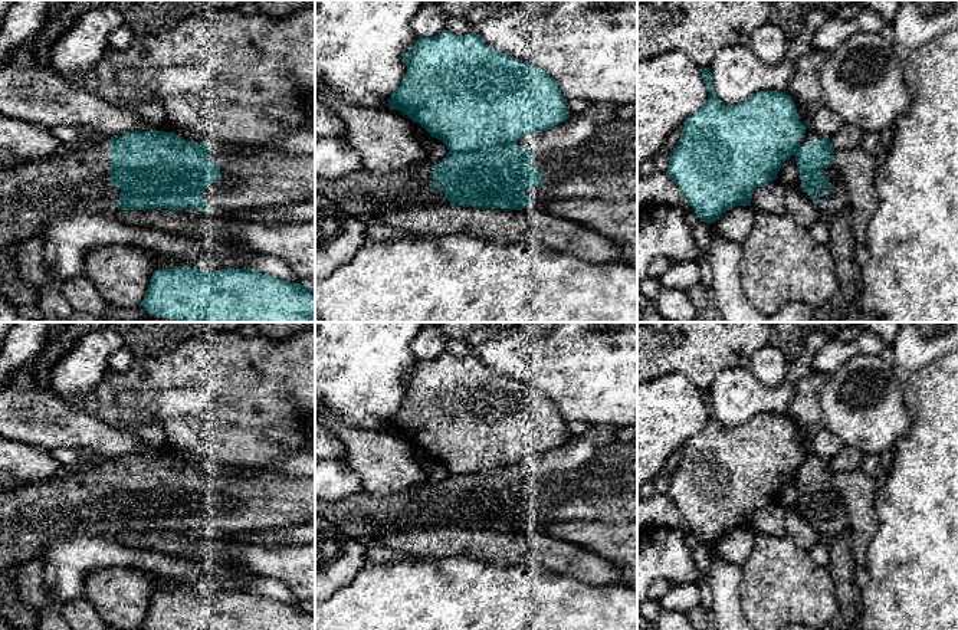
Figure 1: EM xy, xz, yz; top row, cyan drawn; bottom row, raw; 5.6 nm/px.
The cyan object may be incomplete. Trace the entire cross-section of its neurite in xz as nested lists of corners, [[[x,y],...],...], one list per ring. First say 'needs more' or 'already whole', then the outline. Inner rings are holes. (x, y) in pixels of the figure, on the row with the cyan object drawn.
already whole; [[[444,30],[434,37],[419,37],[403,60],[407,72],[387,106],[407,115],[447,147],[443,163],[433,165],[433,191],[443,184],[452,206],[529,207],[525,190],[542,186],[542,171],[531,167],[535,157],[531,148],[516,142],[571,117],[557,81],[526,62],[491,49],[475,32],[456,36]]]

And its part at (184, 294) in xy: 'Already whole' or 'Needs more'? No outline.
Already whole

